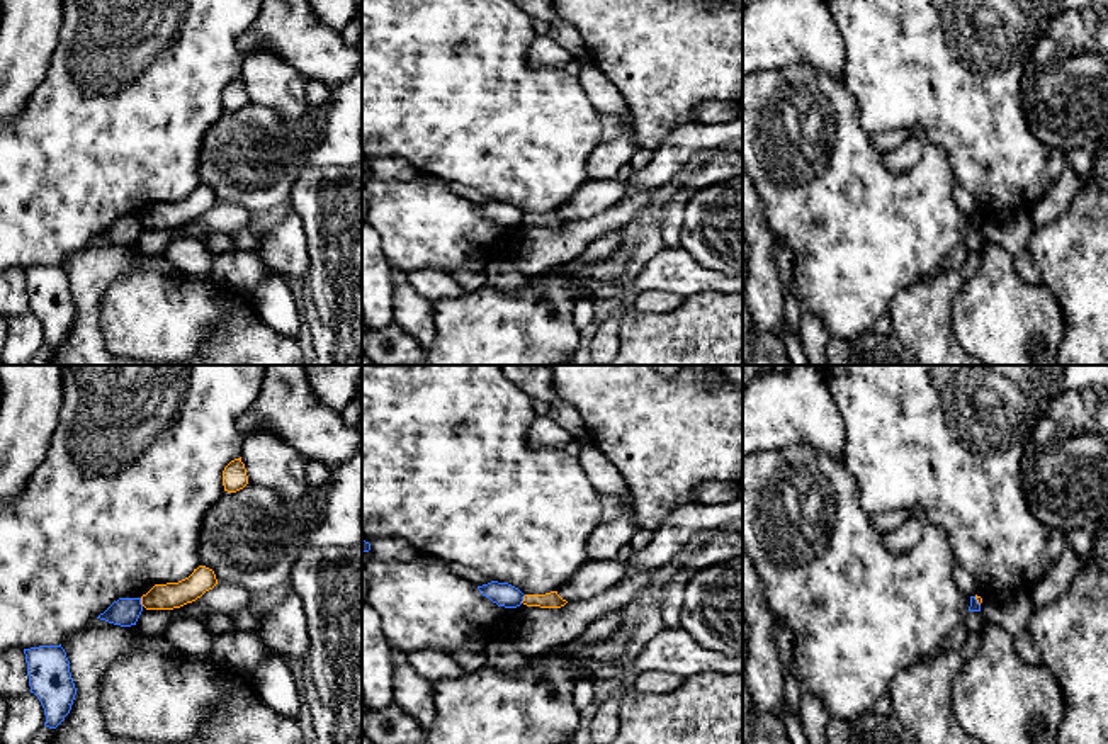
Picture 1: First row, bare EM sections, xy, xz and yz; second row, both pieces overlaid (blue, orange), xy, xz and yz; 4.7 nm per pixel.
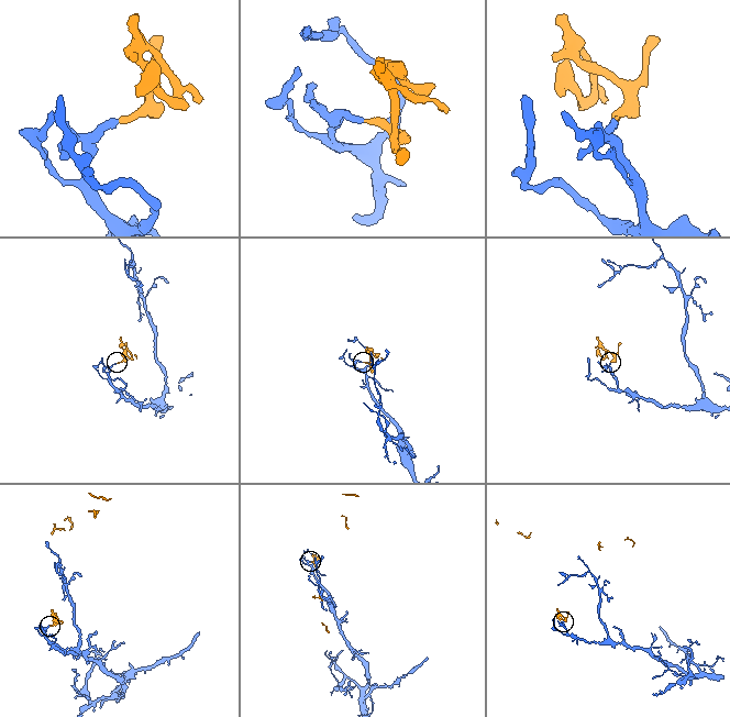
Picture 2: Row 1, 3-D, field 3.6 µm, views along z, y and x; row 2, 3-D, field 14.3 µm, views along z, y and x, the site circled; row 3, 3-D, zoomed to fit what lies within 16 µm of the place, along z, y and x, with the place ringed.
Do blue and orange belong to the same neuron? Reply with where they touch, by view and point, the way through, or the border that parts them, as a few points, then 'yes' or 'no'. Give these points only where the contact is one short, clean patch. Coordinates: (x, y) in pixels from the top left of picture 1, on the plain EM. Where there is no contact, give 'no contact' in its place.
xy (140, 221) | along xy (140, 218), (143, 225) | no

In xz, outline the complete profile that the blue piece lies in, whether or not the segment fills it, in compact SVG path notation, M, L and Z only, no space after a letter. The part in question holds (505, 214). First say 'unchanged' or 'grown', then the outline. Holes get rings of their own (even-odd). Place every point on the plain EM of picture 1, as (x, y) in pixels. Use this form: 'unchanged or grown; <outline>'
unchanged; M498 200L478 206L478 209L483 216L489 217L493 223L505 228L520 226L525 216L518 207Z

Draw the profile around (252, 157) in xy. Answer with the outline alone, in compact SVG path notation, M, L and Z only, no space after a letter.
M362 59L350 80L330 88L321 109L308 109L294 122L253 102L236 112L224 110L202 139L199 178L201 185L214 190L218 202L260 214L287 207L292 185L302 172L352 168L359 163L362 163Z

